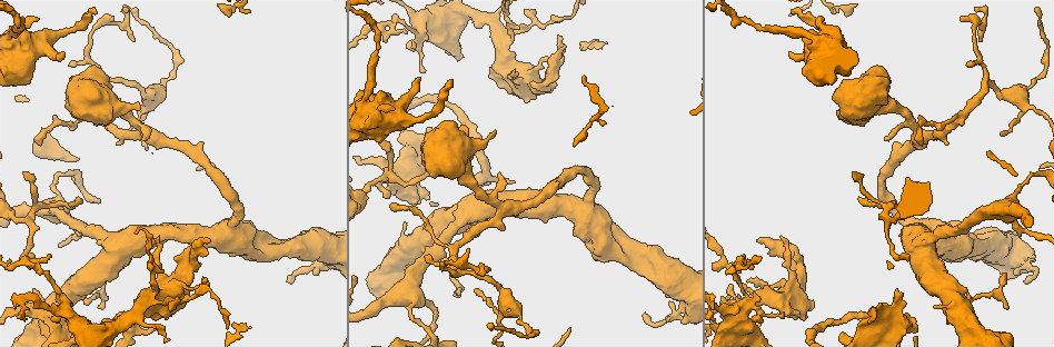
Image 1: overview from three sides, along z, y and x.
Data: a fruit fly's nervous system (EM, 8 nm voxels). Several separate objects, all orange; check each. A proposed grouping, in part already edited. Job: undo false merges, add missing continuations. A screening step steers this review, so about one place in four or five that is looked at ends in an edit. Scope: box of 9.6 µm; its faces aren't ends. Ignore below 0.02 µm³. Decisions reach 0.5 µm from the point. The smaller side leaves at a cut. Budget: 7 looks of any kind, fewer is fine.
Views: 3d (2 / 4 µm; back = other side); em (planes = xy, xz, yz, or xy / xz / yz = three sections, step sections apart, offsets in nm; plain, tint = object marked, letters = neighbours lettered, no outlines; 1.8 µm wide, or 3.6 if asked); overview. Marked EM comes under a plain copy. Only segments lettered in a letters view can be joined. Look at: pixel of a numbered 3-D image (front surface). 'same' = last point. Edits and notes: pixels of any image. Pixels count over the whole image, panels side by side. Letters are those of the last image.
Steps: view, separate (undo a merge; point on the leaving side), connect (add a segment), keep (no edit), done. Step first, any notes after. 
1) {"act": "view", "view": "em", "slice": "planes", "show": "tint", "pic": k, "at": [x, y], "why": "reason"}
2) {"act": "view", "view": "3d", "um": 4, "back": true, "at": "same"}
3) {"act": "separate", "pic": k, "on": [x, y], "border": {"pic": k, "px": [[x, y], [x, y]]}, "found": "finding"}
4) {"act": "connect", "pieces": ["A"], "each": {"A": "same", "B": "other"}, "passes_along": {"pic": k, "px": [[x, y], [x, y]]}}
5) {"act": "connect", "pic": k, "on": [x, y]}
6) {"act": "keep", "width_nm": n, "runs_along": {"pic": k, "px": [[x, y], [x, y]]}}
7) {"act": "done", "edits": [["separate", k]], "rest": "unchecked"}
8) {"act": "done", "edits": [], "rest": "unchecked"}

{"act": "view", "view": "3d", "um": 4, "pic": 1, "at": [811, 305], "why": "thick end"}

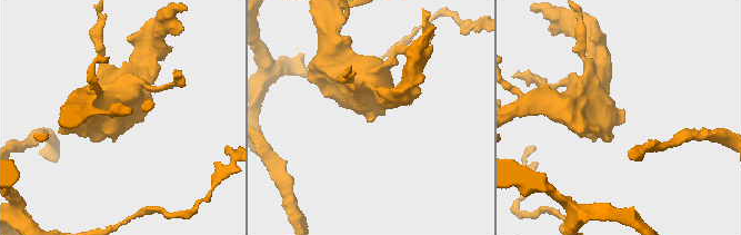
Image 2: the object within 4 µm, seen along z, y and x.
{"act": "view", "view": "em", "um": 3.6, "slice": "yz", "step": 8, "show": "tint", "pic": 2, "at": [369, 120], "why": "shape alone is not enough"}

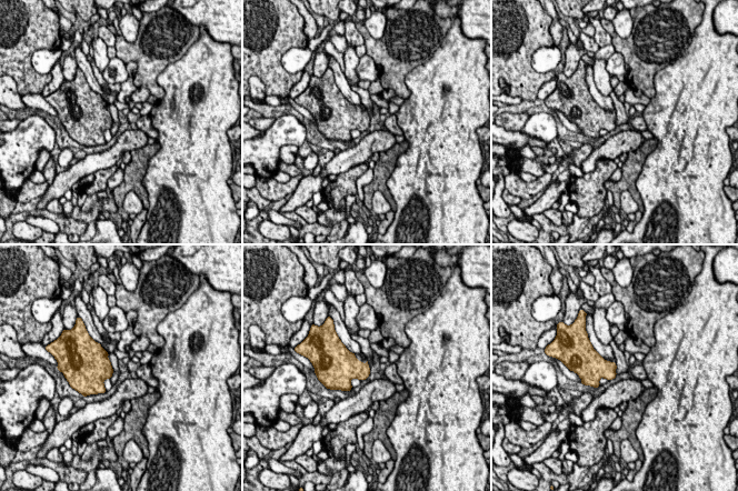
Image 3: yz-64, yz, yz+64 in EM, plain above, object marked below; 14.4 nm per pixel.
{"act": "view", "view": "em", "um": 3.6, "slice": "xz", "step": 4, "show": "letters", "at": "same", "why": "another direction"}

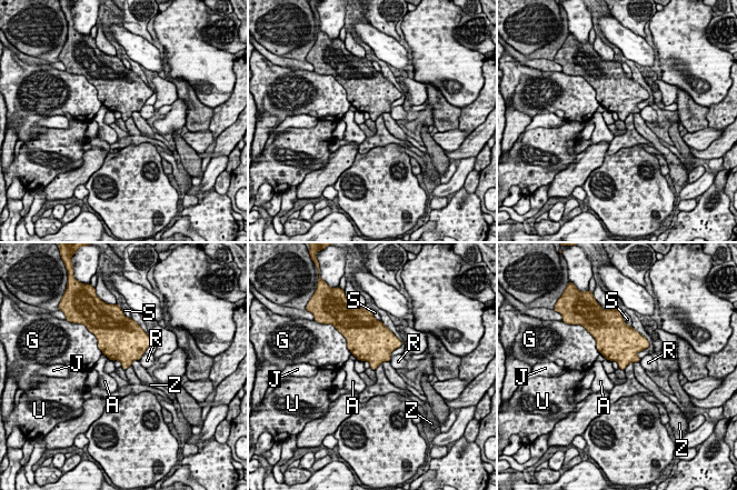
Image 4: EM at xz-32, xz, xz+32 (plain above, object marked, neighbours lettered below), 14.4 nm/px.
{"act": "keep", "each": {"A": "other", "G": "other", "J": "other", "R": "other", "S": "other", "U": "other", "Z": "other"}, "border": {"pic": 4, "px": [[633, 361], [624, 370]]}, "found": "none of them fits"}

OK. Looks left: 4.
{"act": "view", "view": "3d", "um": 4, "pic": 1, "at": [756, 240], "why": "an open end"}

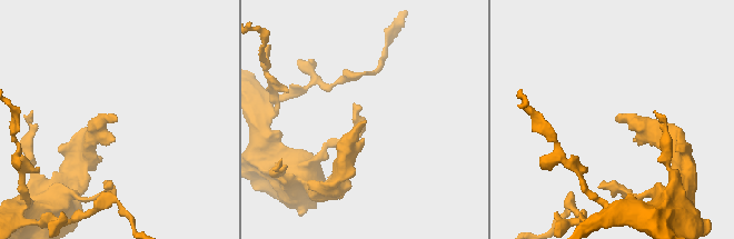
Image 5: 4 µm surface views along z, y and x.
{"act": "view", "view": "em", "slice": "xz", "step": 8, "show": "letters", "pic": 5, "at": [116, 121], "why": "now the EM"}

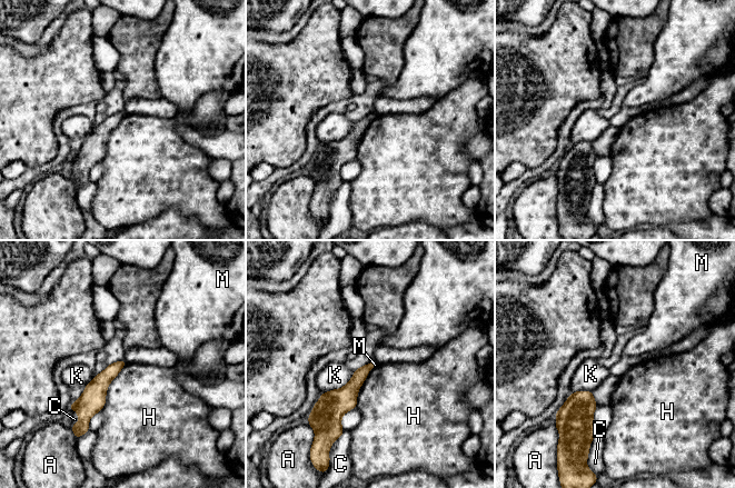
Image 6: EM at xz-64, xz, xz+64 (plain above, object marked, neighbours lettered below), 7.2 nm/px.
{"act": "view", "view": "em", "slice": "planes", "show": "letters", "at": "same"}

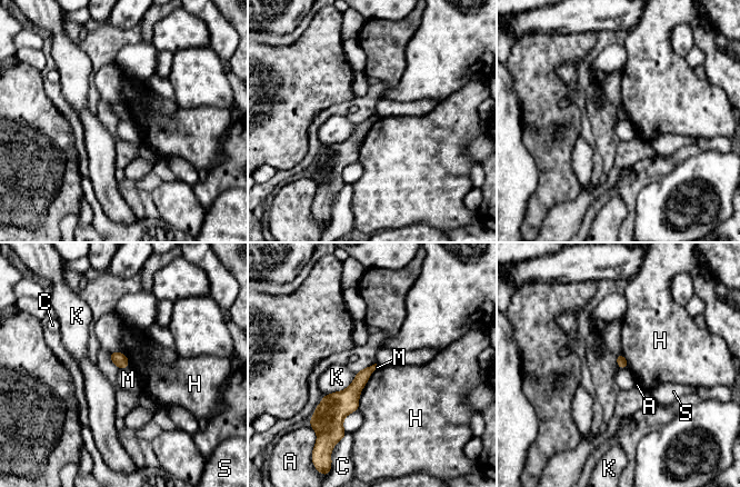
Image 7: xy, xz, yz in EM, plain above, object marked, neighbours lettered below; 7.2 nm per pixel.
{"act": "keep", "each": {"A": "other", "C": "other", "H": "other", "K": "other", "M": "other", "S": "other"}, "border": {"pic": 7, "px": [[128, 366], [120, 369]]}, "found": "none of them fits"}

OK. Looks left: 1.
{"act": "done", "edits": [], "rest": "unchecked"}

